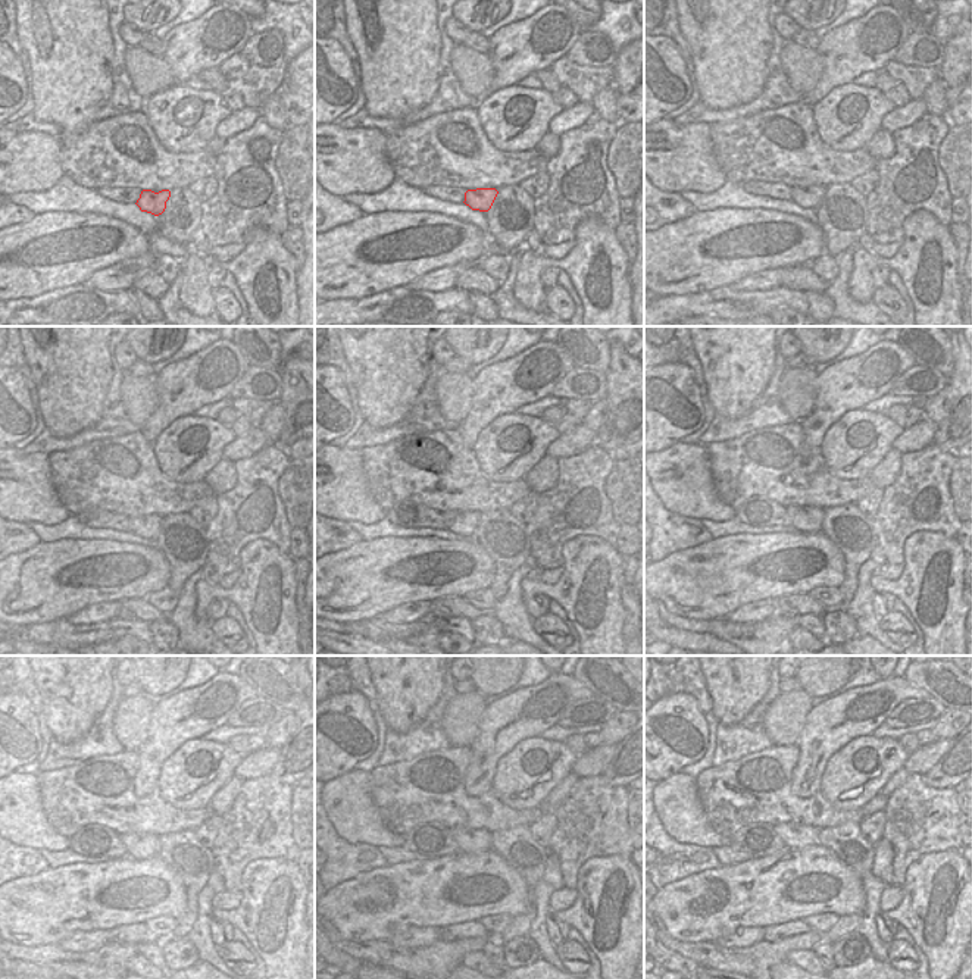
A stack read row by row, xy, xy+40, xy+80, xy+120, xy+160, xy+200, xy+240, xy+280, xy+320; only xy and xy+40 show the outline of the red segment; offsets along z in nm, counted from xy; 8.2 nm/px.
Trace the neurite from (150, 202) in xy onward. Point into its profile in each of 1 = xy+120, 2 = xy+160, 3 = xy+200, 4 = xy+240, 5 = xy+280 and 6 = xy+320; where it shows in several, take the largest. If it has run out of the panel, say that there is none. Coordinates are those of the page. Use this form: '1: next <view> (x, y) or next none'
1: next xy+120 (146, 526)
2: next xy+160 (465, 524)
3: next xy+200 (806, 519)
4: next xy+240 (140, 845)
5: next xy+280 (468, 840)
6: next xy+320 (793, 835)

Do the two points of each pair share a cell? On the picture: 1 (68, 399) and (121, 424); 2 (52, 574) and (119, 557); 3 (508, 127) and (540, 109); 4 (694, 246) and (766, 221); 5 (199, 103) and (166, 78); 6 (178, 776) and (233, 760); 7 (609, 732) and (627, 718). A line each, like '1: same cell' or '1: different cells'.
1: different cells
2: same cell
3: same cell
4: same cell
5: different cells
6: same cell
7: same cell

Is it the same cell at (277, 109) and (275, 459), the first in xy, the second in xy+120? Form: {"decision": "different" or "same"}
{"decision": "different"}

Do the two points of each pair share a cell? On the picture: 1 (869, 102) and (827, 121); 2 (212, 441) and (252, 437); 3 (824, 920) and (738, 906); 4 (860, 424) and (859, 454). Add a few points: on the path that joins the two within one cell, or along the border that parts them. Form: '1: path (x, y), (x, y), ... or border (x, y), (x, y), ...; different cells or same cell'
1: path (863, 110), (858, 110), (846, 119), (838, 119); same cell
2: border (236, 437), (224, 447), (222, 457); different cells
3: border (838, 915), (816, 913), (802, 919); different cells
4: path (860, 431), (859, 447); same cell

